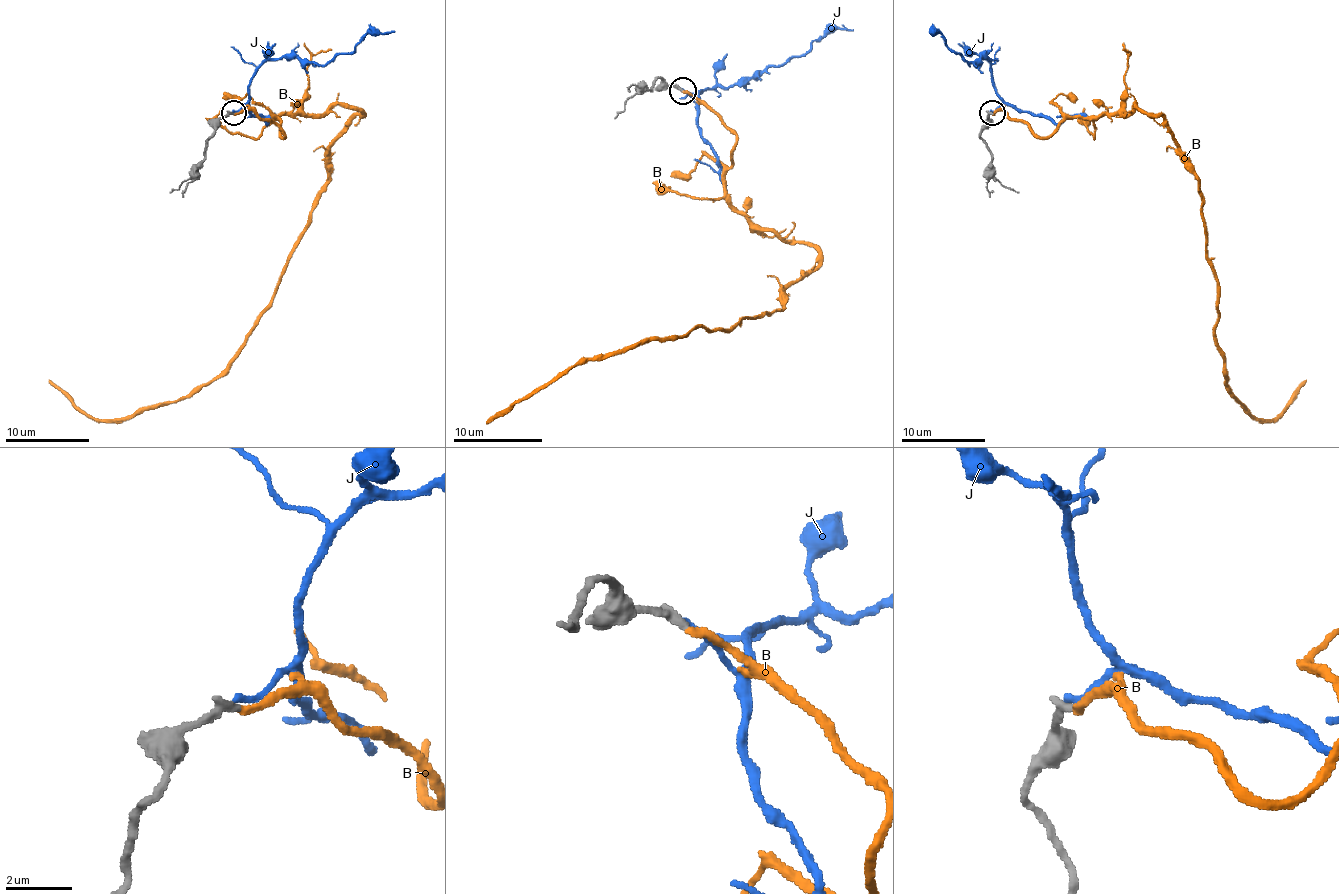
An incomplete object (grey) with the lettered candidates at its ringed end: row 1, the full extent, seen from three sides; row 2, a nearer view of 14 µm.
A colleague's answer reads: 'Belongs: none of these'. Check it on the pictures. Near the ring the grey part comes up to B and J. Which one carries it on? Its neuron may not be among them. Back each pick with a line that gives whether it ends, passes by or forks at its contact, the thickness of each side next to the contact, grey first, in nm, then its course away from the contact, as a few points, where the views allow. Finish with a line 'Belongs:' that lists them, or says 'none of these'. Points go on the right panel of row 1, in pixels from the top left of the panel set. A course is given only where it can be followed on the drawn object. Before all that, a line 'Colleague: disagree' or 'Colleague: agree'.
Colleague: disagree
B: It ends there. Thickness 300 nm (grey) against 240 nm. Its course: (992, 114), (1038, 137), (1134, 104), (1166, 121), (1201, 198), (1227, 387), (1256, 419), (1273, 419), (1306, 379)
Belongs: B

